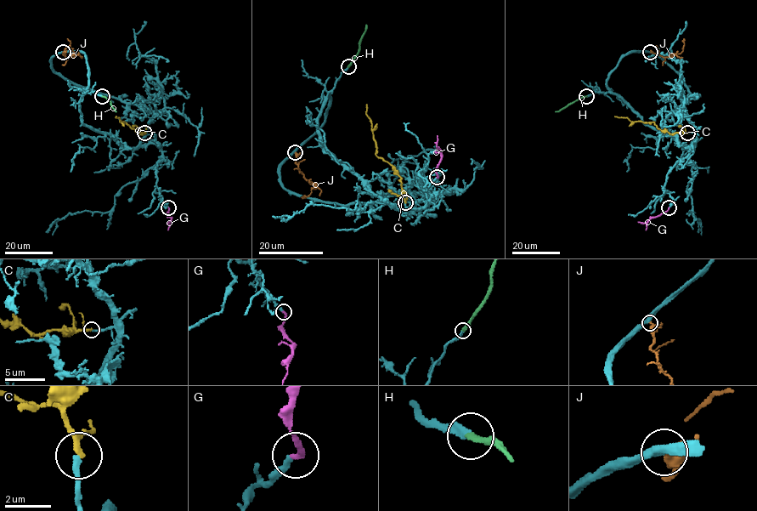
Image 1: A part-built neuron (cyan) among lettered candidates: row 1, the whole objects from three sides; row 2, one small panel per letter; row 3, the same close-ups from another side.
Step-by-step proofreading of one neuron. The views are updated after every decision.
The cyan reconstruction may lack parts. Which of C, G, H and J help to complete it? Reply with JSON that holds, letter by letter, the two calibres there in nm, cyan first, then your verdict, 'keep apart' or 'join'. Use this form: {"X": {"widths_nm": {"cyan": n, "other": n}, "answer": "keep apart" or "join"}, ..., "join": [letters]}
{"C": {"widths_nm": {"cyan": 240, "other": 160}, "answer": "join"}, "G": {"widths_nm": {"cyan": 240, "other": 240}, "answer": "join"}, "H": {"widths_nm": {"cyan": 240, "other": 240}, "answer": "join"}, "J": {"widths_nm": {"cyan": 400, "other": 280}, "answer": "keep apart"}, "join": ["C", "G", "H"]}

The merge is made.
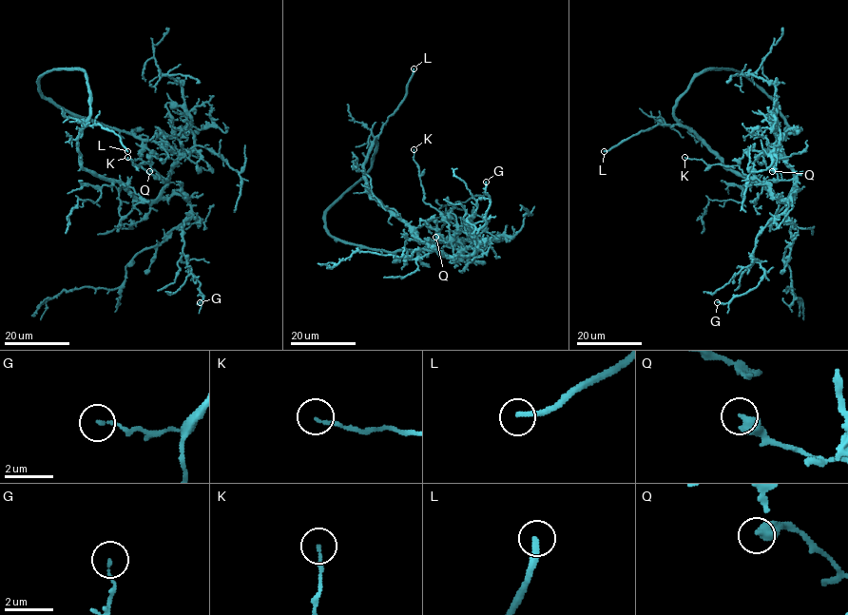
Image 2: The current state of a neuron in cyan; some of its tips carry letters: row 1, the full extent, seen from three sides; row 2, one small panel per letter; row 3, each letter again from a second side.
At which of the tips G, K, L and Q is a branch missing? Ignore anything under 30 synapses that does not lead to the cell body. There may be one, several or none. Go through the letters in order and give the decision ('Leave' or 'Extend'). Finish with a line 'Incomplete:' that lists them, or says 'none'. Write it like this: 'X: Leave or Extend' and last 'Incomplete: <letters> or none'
G: Leave
K: Leave
L: Extend
Q: Leave
Incomplete: L

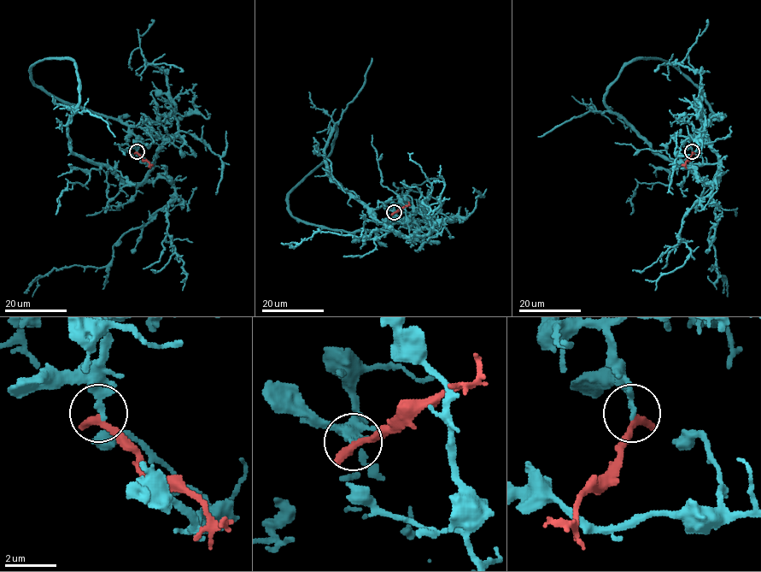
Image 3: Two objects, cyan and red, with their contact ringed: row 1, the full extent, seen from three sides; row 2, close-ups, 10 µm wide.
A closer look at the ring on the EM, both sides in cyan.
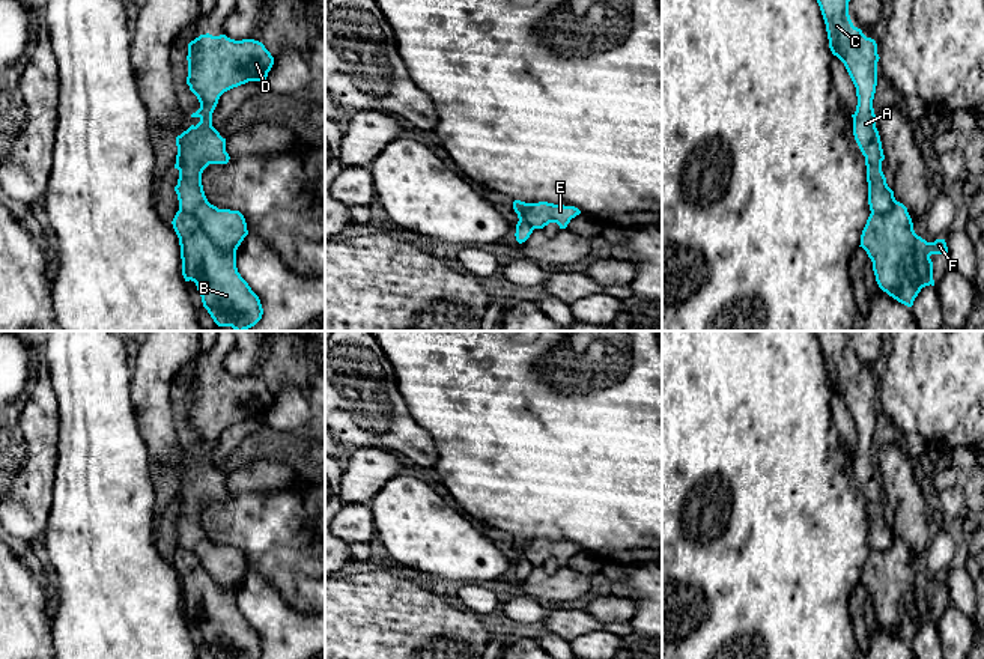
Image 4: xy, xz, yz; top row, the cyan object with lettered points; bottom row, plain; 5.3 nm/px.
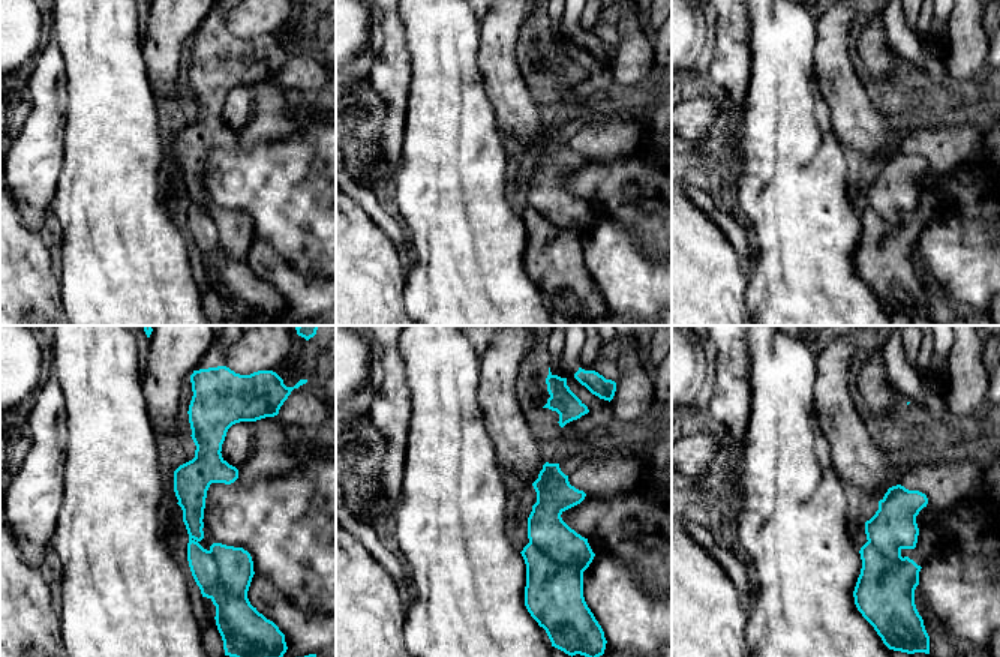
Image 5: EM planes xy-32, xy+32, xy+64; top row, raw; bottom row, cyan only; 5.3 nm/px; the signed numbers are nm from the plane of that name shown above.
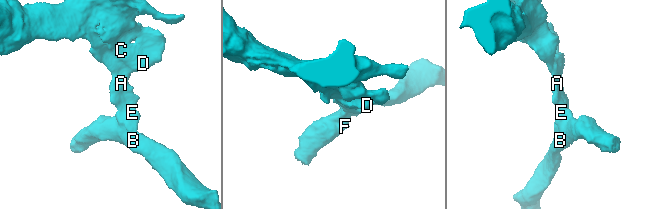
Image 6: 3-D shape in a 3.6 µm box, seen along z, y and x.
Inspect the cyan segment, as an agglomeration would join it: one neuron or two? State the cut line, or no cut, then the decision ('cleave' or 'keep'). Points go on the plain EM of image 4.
cut in xy along (179, 545), (187, 548), (218, 583), (235, 592); cleave

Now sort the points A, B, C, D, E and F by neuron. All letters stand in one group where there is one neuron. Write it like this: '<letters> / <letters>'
A C D E / B F

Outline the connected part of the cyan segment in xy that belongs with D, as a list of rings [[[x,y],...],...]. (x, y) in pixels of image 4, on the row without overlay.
[[[206,370],[188,381],[187,397],[187,421],[200,439],[191,454],[200,459],[176,474],[179,516],[175,528],[179,546],[193,552],[218,584],[236,591],[248,572],[245,555],[239,548],[211,542],[202,522],[202,510],[209,501],[227,501],[230,497],[226,475],[212,463],[212,450],[224,429],[248,418],[266,418],[274,394],[259,378]]]

